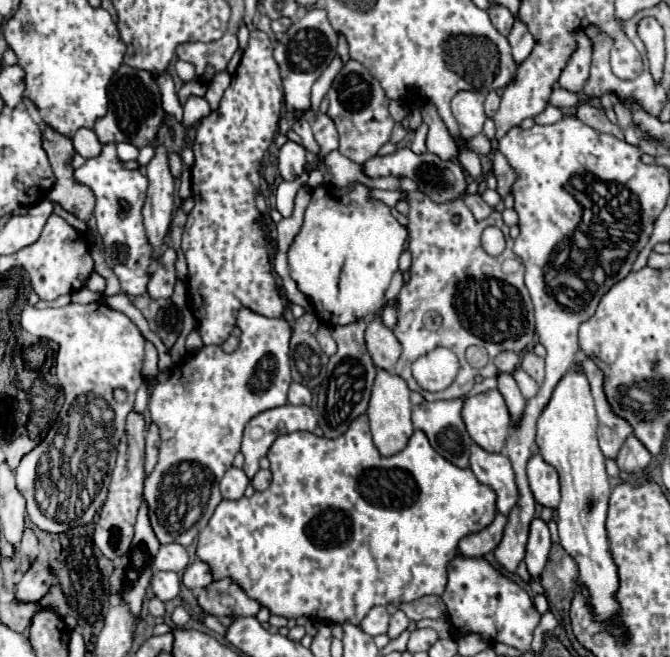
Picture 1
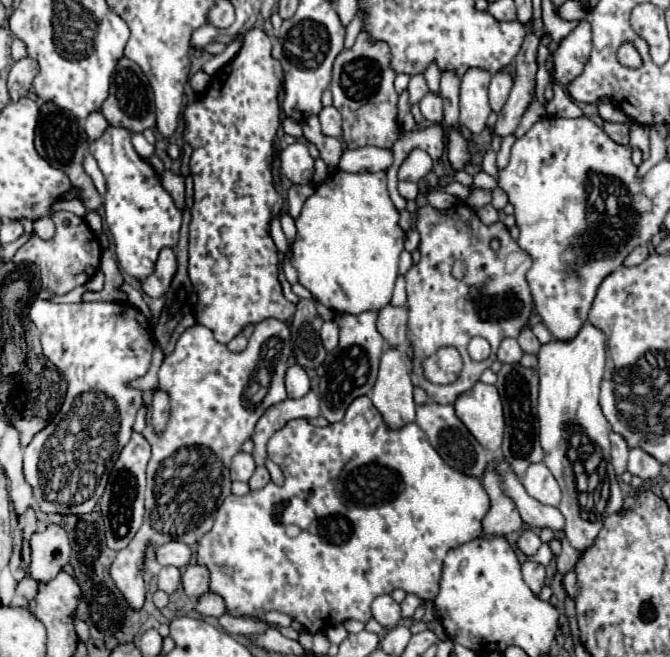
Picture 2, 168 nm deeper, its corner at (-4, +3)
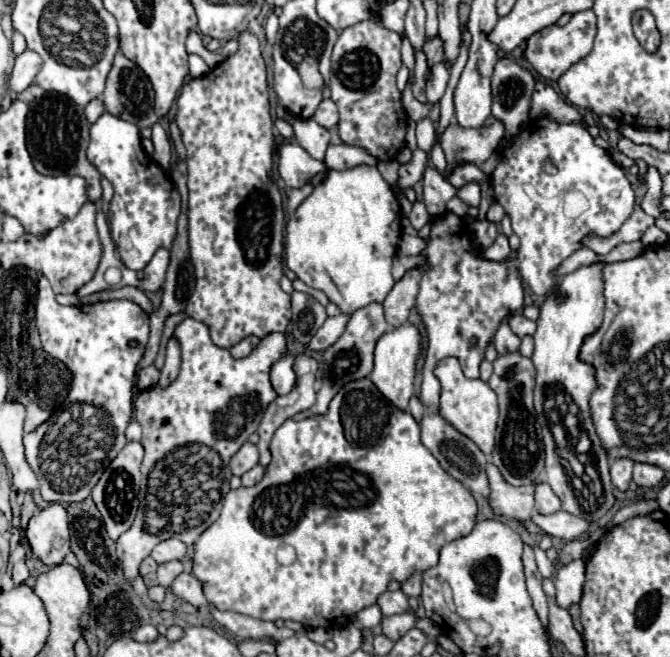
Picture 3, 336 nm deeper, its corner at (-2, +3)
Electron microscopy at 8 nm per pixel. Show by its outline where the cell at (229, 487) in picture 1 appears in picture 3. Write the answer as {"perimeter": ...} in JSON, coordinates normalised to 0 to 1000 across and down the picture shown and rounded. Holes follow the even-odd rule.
{"perimeter":[[[367,673],[346,697],[343,703],[343,715],[349,725],[361,725],[364,718],[370,718],[373,712],[379,712],[385,706],[385,682],[376,673]]]}

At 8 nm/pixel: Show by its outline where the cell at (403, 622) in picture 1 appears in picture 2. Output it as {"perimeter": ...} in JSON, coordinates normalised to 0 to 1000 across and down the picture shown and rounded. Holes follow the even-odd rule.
{"perimeter":[[[609,904],[606,907],[606,913],[600,916],[600,941],[615,941],[615,935],[618,935],[618,928],[624,925],[630,919],[630,913],[624,910],[624,907],[618,907],[618,904]]]}

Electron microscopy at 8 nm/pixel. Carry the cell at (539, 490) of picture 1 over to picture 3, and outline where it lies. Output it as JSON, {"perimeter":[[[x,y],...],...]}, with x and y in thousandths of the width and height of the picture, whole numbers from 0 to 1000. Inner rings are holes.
{"perimeter":[[[815,734],[800,737],[800,779],[803,782],[824,782],[836,779],[836,758],[824,749],[824,743]]]}

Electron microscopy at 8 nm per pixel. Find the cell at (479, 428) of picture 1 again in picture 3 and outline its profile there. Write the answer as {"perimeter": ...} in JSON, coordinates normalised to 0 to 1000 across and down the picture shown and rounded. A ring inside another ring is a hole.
{"perimeter":[[[666,545],[648,563],[660,584],[657,597],[657,633],[669,639],[687,661],[699,664],[725,694],[734,691],[737,682],[737,654],[743,639],[743,612],[734,591],[719,578],[701,578],[690,569],[690,560],[681,545]]]}

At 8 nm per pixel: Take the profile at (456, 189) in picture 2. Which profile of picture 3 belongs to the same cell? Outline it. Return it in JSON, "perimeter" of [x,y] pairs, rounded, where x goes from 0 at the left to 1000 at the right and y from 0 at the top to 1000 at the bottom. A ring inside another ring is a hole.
{"perimeter":[[[701,279],[682,289],[682,298],[696,311],[715,315],[718,306],[718,286],[715,279]]]}

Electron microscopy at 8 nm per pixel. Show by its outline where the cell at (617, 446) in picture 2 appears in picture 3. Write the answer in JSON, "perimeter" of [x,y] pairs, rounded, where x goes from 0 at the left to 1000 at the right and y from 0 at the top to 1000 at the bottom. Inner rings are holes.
{"perimeter":[[[937,697],[916,700],[916,703],[910,706],[913,737],[916,737],[916,743],[922,743],[925,749],[934,749],[934,746],[940,743],[940,734],[943,734],[943,709],[946,709],[946,703],[937,700]]]}

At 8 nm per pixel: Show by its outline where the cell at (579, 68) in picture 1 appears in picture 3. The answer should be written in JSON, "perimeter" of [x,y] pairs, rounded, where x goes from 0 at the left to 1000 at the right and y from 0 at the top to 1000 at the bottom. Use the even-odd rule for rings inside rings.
{"perimeter":[[[884,15],[860,18],[860,21],[854,21],[854,27],[845,40],[824,37],[824,40],[809,43],[806,49],[794,52],[785,61],[782,85],[806,116],[812,116],[818,122],[833,122],[836,113],[842,113],[857,94],[869,91],[884,76],[887,55],[890,55],[890,21]]]}

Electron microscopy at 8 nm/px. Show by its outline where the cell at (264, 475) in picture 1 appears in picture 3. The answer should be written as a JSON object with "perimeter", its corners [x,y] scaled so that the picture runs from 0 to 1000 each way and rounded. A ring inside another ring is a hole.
{"perimeter":[[[385,706],[379,709],[376,715],[370,715],[364,725],[361,725],[361,740],[379,740],[382,734],[388,734],[394,725],[394,712]]]}

